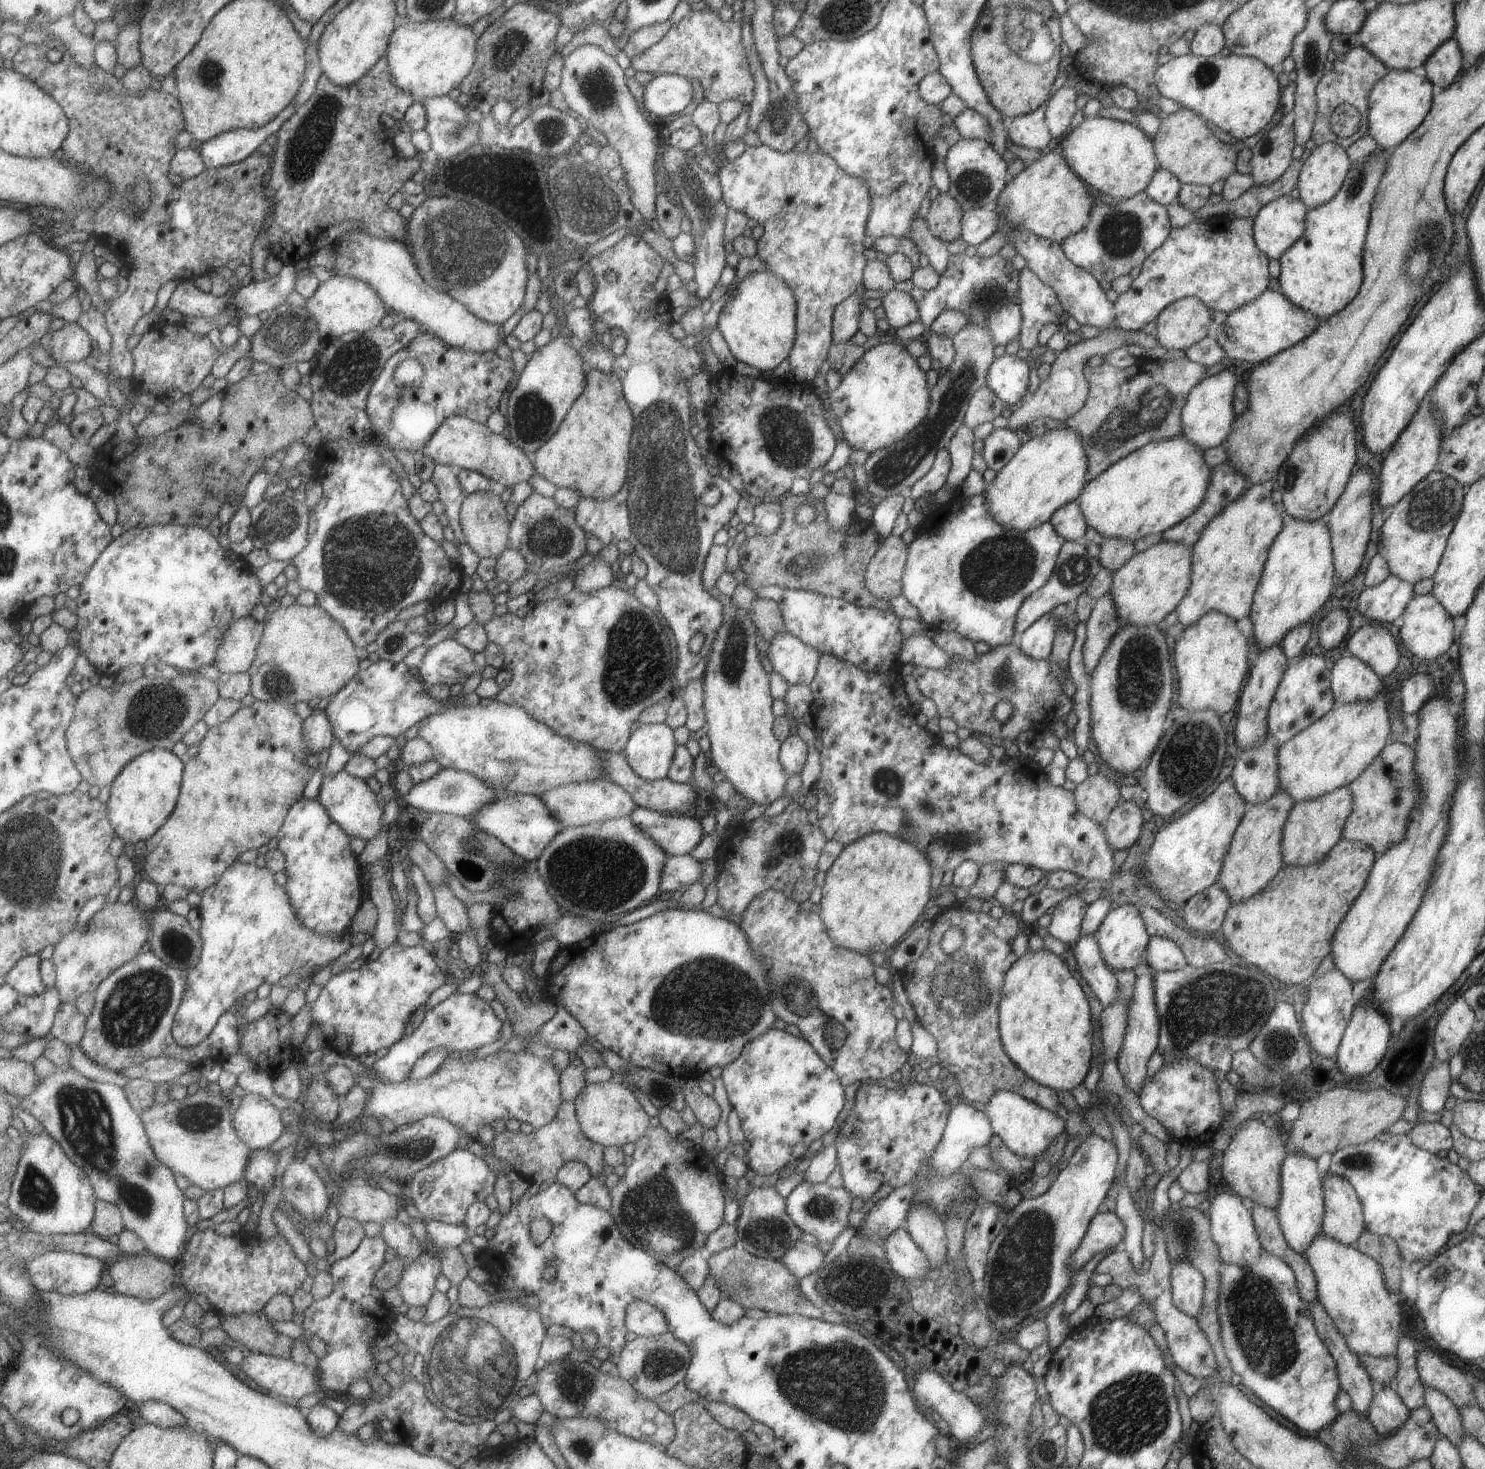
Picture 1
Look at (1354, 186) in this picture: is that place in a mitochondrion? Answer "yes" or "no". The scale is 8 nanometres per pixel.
yes

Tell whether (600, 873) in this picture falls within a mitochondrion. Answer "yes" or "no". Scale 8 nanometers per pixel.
yes

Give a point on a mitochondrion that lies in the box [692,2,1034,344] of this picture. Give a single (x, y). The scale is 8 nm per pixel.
(784, 126)

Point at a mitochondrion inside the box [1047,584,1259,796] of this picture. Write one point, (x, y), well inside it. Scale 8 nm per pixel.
(1139, 678)

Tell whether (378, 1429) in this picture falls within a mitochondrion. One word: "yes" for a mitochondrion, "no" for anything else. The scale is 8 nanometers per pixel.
no

